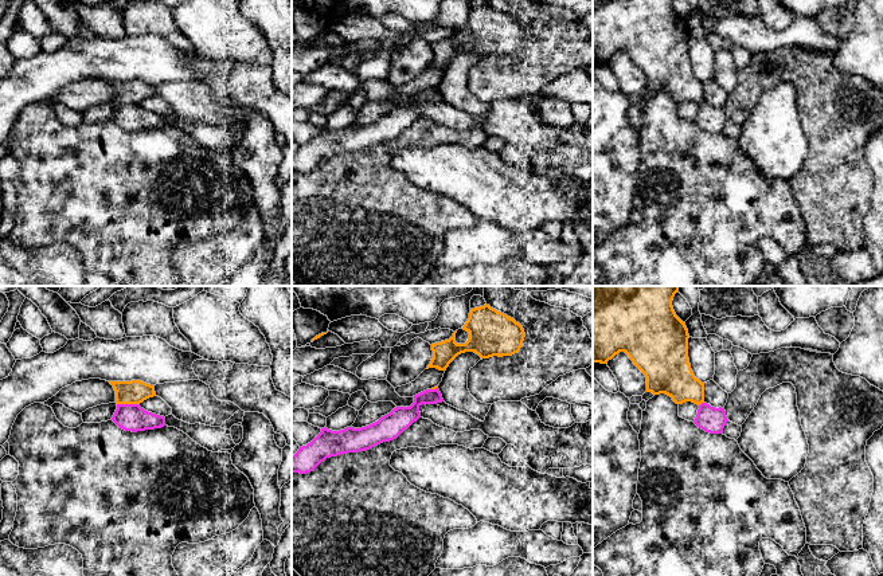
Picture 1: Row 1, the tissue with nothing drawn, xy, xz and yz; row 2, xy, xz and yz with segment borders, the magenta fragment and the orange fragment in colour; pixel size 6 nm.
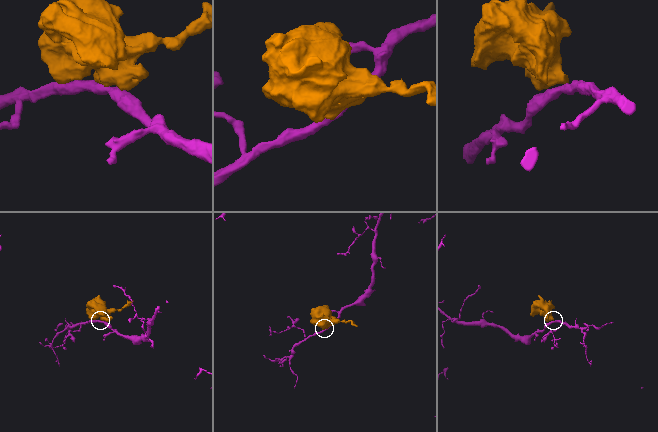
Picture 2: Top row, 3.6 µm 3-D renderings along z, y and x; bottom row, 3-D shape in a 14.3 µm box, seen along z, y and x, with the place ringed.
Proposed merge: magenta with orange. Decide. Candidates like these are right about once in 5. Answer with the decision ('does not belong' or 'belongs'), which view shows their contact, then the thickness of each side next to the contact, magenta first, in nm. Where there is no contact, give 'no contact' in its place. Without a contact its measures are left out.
does not belong; contact in xy; calibres 160 and 140 nm

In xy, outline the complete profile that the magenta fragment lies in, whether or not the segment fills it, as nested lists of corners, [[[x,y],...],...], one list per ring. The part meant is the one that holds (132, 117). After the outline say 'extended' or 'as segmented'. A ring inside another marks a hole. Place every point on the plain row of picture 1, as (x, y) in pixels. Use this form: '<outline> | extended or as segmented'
[[[117,103],[112,119],[125,130],[145,130],[165,125],[165,117],[148,111],[140,103]]] | as segmented

